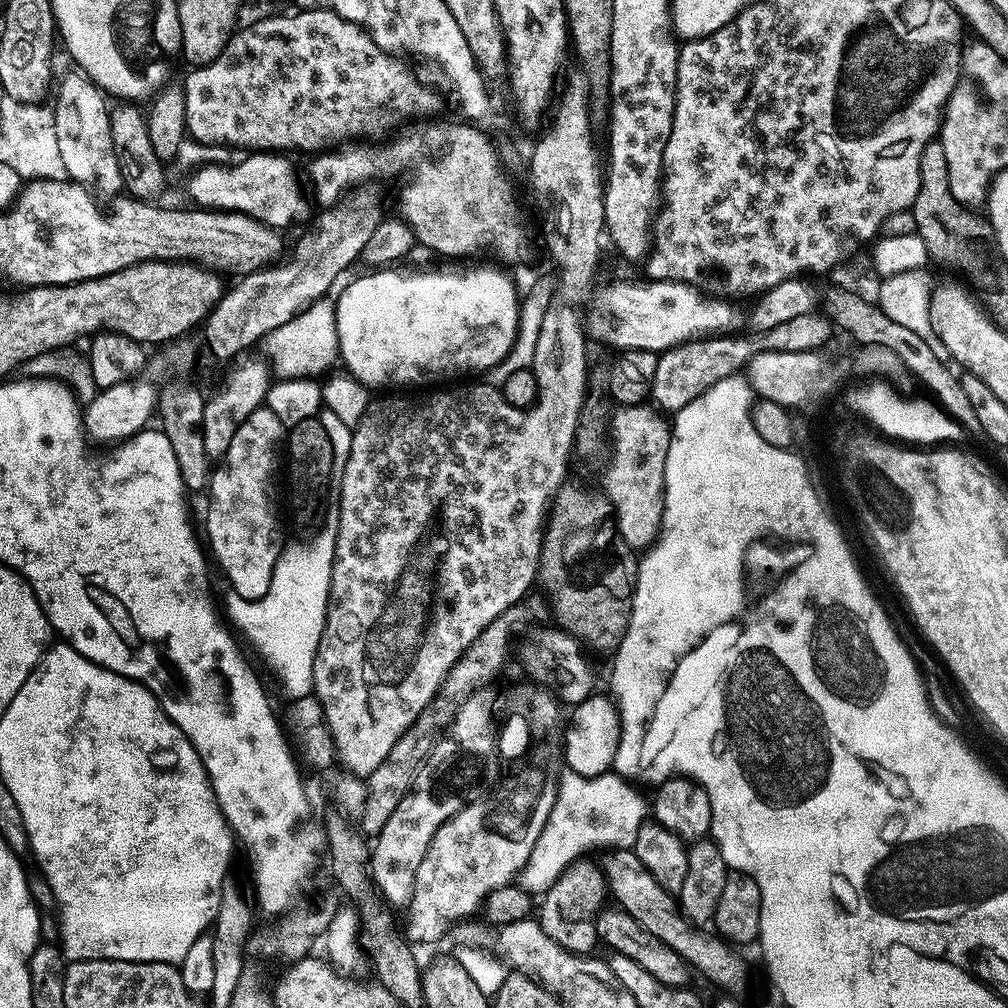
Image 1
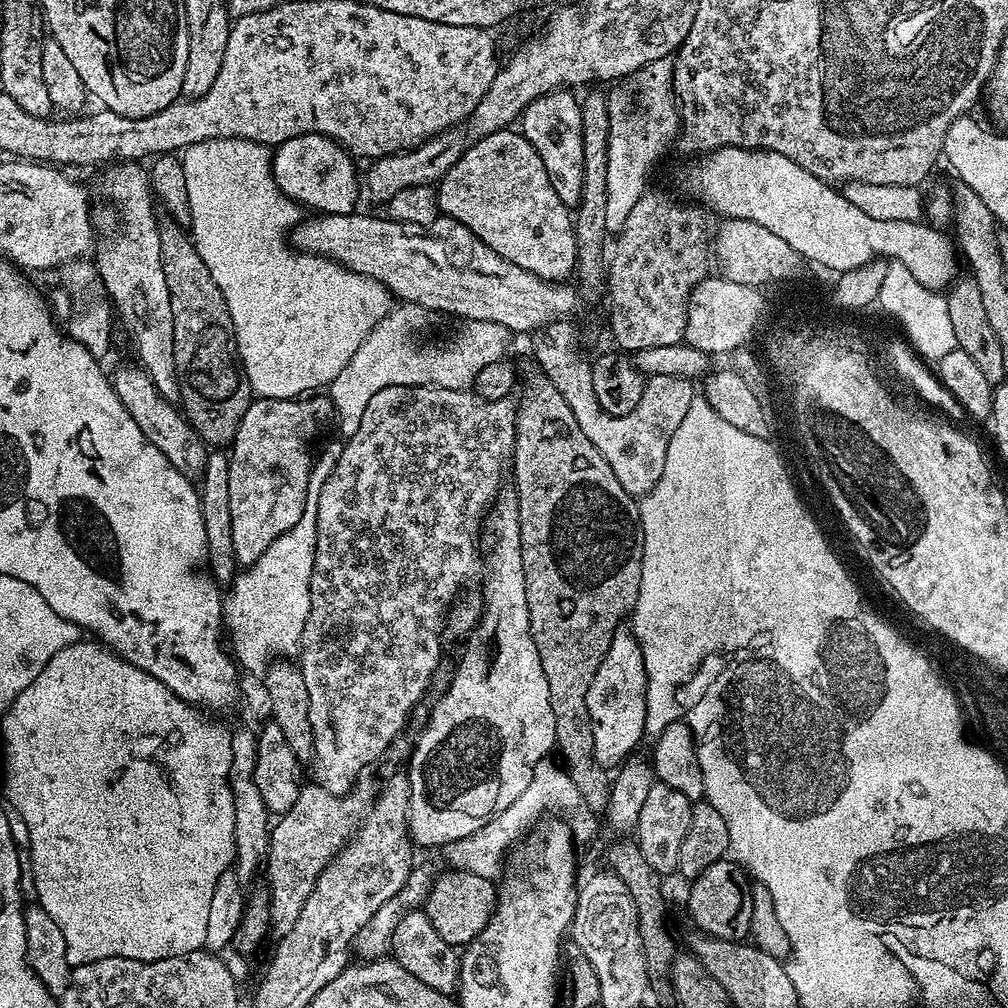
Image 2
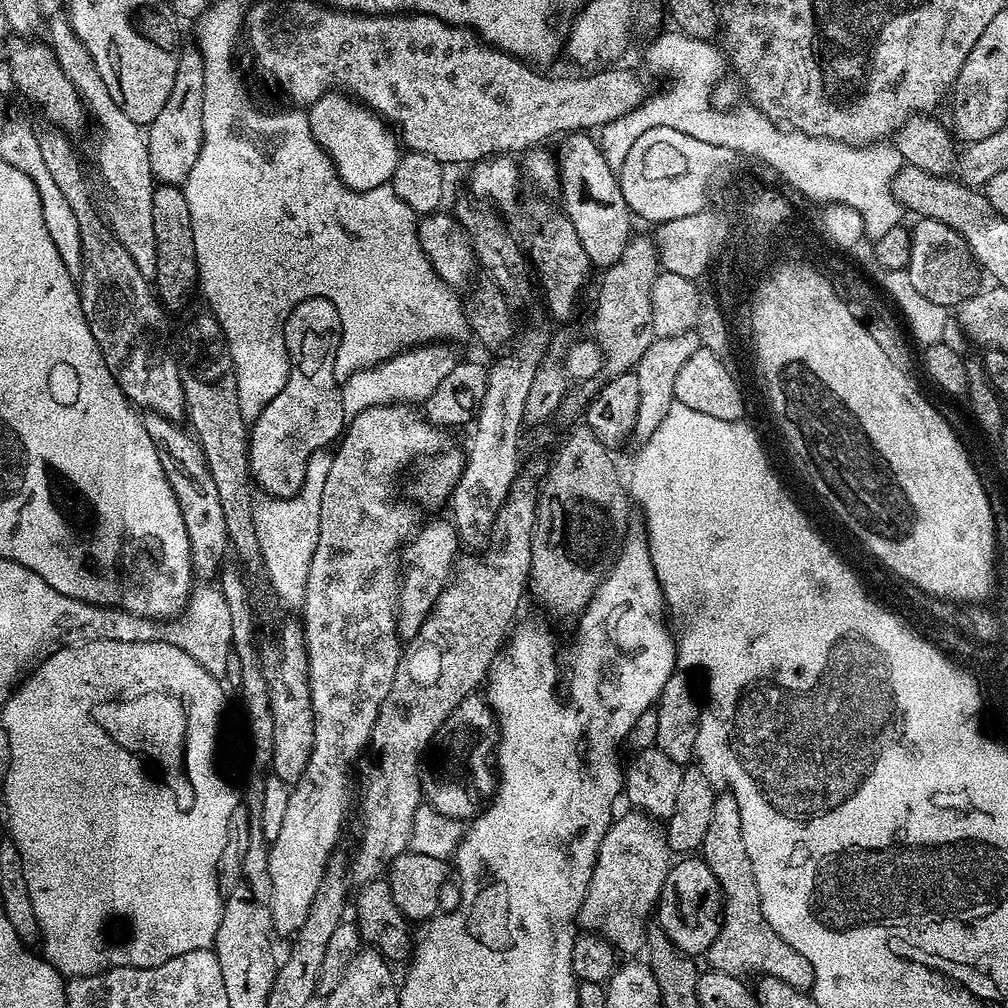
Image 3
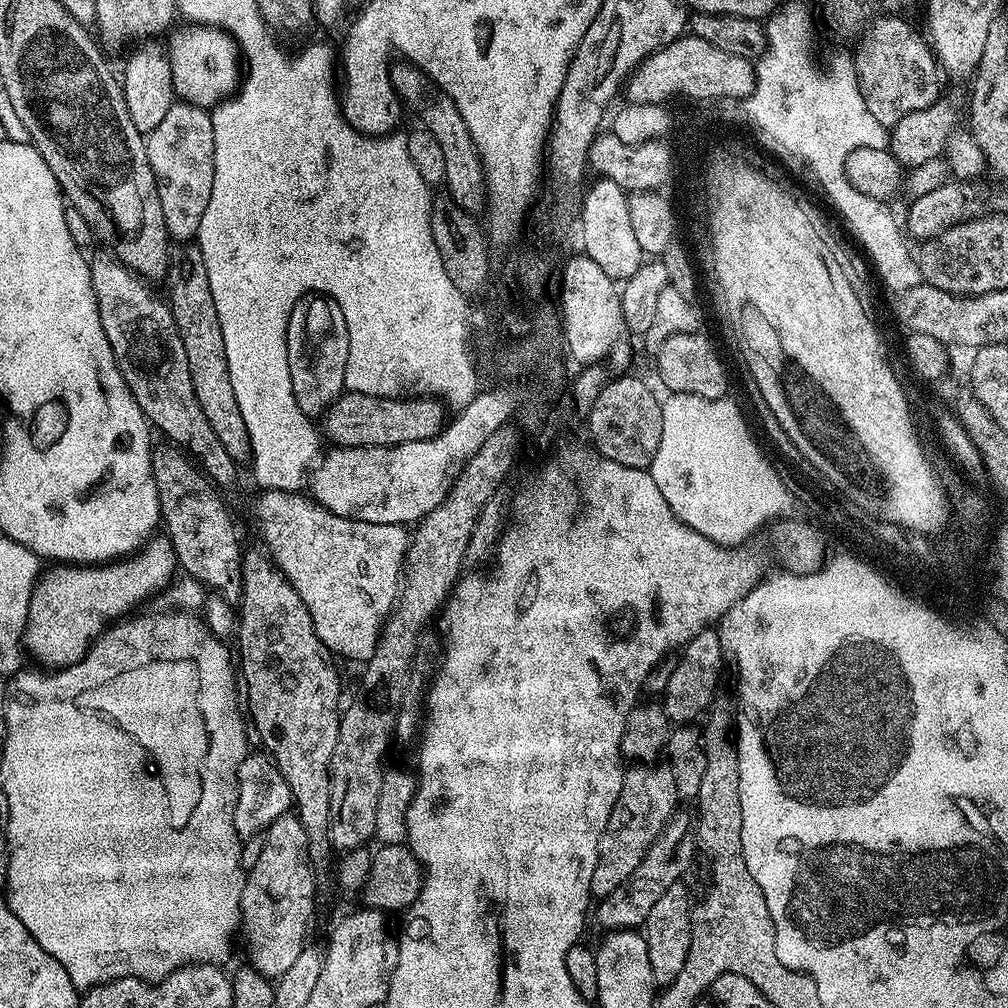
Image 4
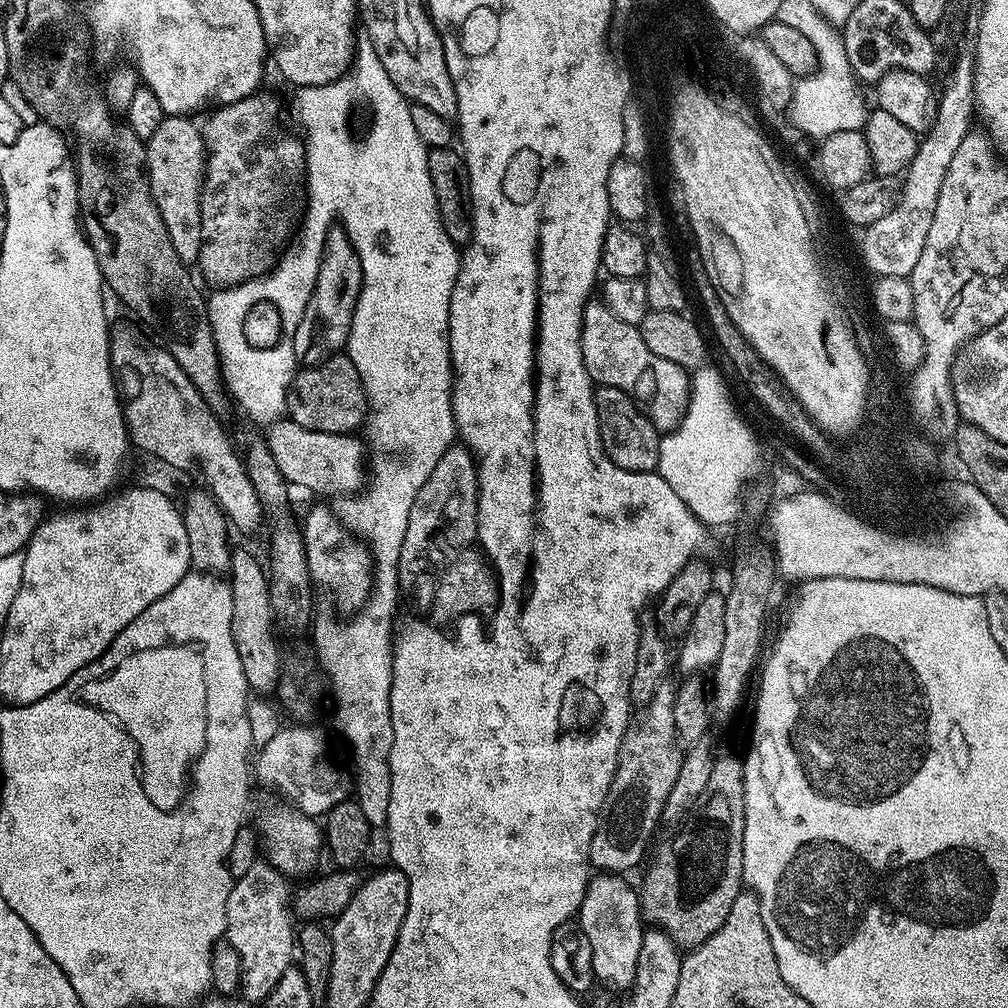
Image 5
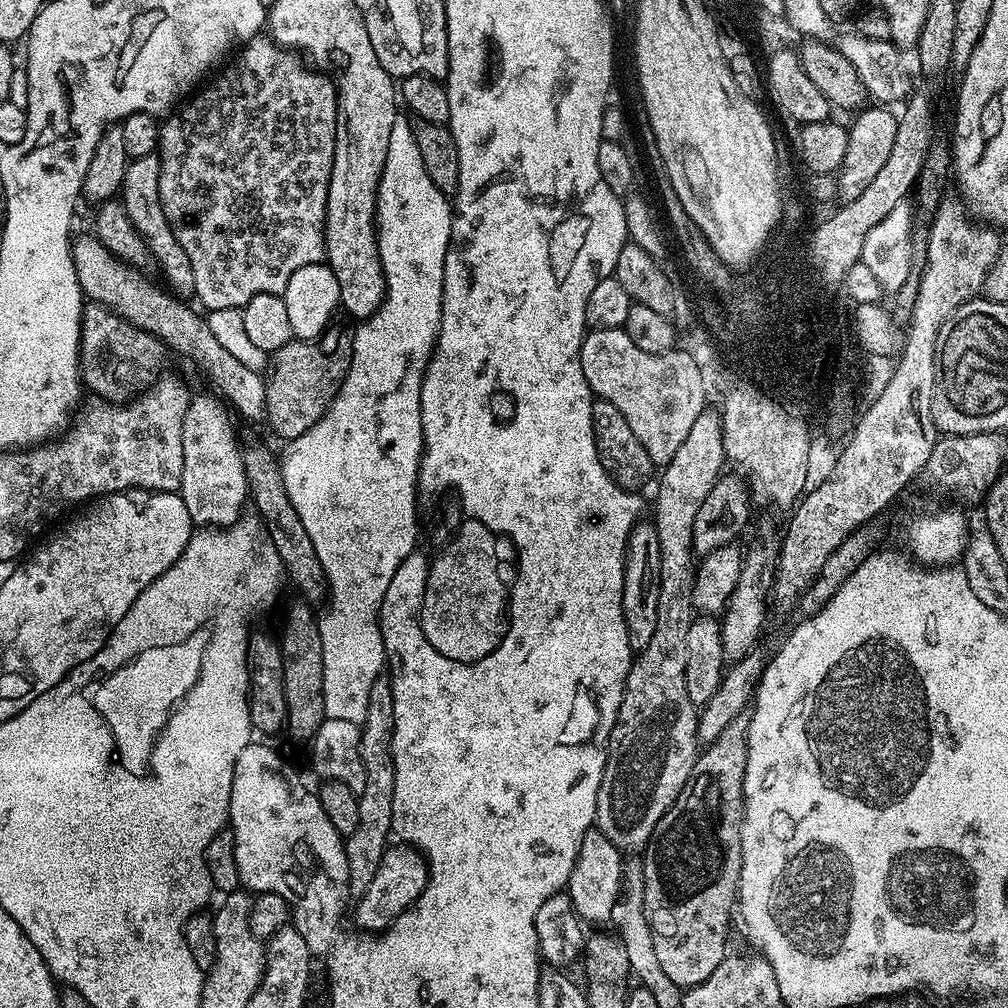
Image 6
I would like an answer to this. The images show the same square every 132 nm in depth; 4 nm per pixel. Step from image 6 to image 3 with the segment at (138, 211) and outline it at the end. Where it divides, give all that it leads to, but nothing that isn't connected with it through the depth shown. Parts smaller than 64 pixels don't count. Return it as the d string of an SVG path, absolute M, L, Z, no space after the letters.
M186 48L178 55L178 70L174 70L174 90L170 90L170 98L166 98L166 106L162 106L158 118L154 118L154 122L146 128L153 177L161 184L177 186L183 185L194 170L204 145L202 90L206 82L206 66L199 48Z

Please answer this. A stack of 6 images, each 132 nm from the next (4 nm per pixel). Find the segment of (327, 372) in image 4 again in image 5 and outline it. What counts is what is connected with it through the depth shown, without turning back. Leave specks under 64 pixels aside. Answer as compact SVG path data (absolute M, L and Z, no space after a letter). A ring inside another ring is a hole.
M336 226L324 237L324 259L320 262L317 284L313 288L312 297L306 306L302 320L298 322L296 329L290 332L292 338L293 357L301 365L311 366L319 364L325 359L324 352L324 328L328 332L343 333L346 328L340 320L332 320L335 316L351 317L352 309L356 306L356 300L360 297L363 283L363 269L360 267L356 251L352 249L351 242L344 229ZM324 316L328 321L324 324ZM301 360L301 361L300 361Z

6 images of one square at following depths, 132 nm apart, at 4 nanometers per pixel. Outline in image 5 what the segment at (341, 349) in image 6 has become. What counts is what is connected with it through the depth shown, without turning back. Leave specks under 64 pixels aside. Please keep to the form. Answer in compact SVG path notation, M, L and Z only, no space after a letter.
M347 354L340 356L329 355L319 364L304 366L293 375L292 386L288 389L288 406L286 409L287 419L297 423L298 426L308 430L328 431L330 434L355 433L356 427L363 425L366 413L369 411L368 397L364 394L364 387L358 378L358 370L354 362Z

